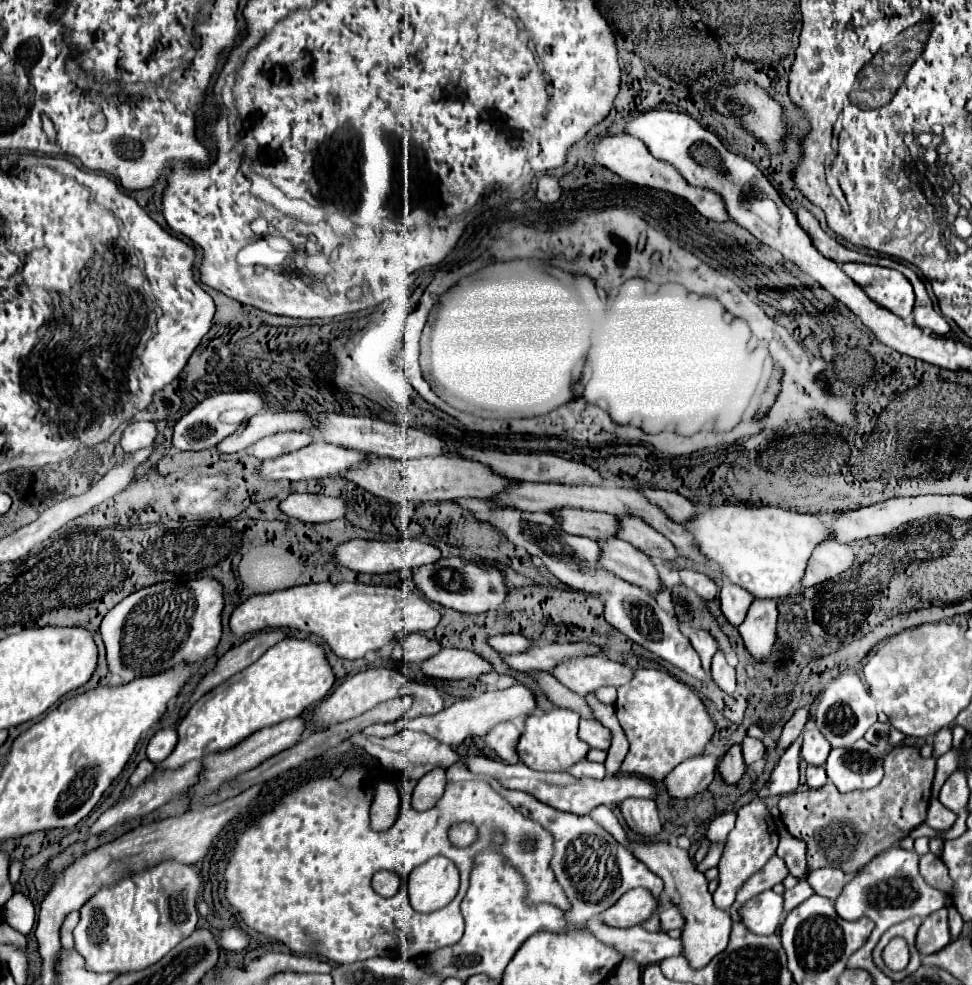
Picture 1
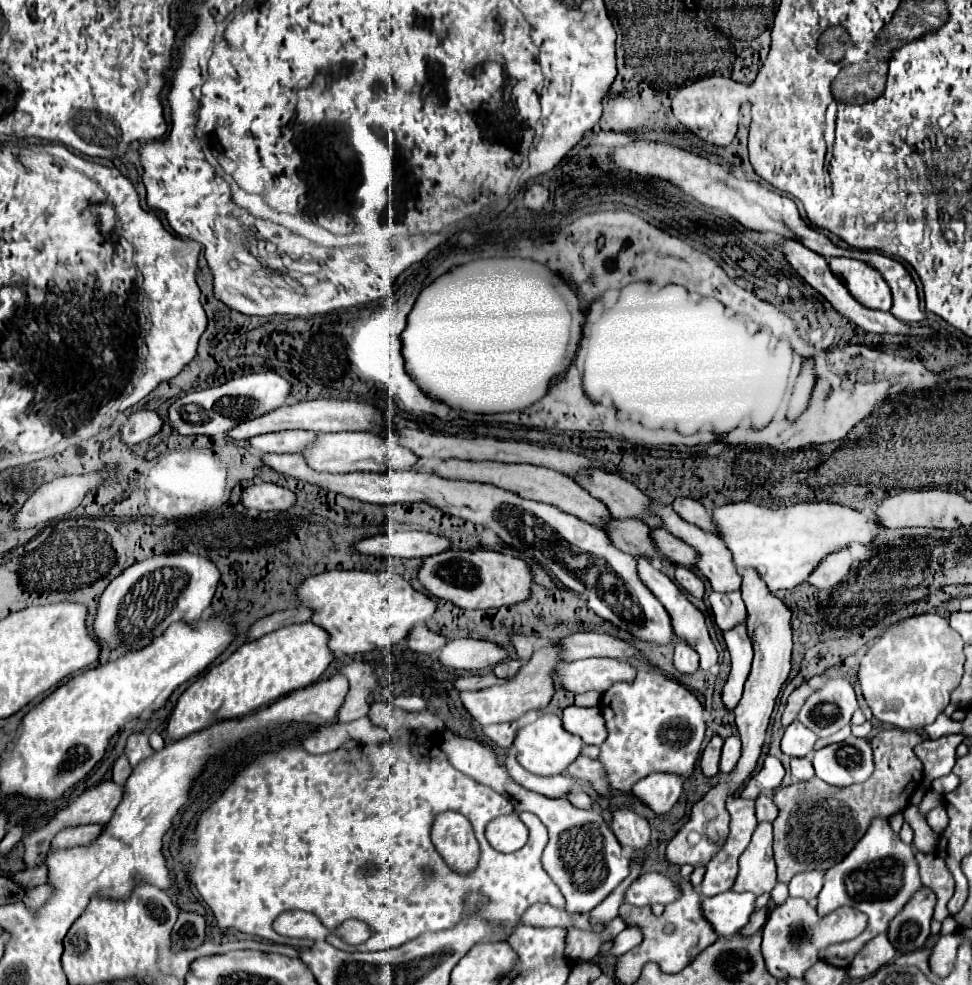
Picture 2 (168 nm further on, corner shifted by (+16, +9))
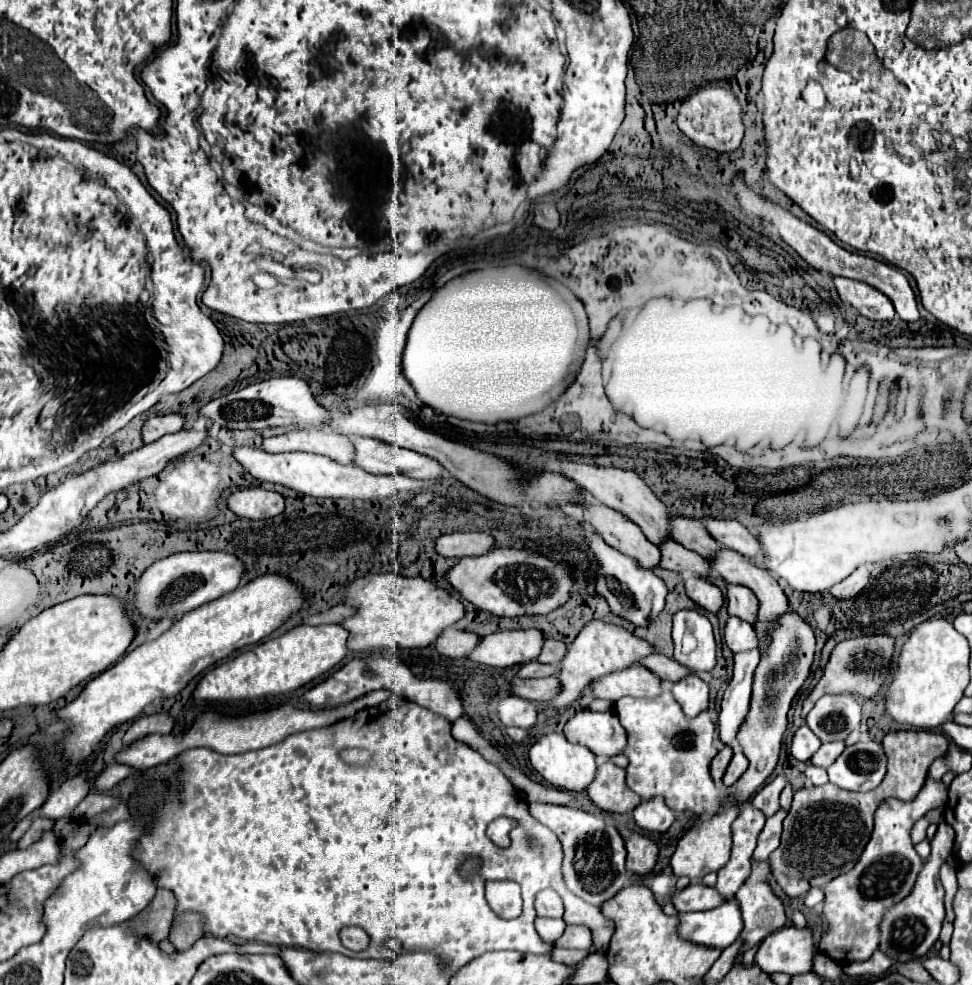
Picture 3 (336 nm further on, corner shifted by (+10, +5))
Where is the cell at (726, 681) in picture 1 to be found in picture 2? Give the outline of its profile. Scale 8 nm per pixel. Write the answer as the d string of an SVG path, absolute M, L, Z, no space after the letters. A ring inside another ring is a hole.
M638 558L638 574L640 574L640 580L652 590L652 594L662 602L662 606L670 614L670 622L672 622L672 630L674 630L676 638L682 638L684 642L690 642L690 646L698 652L700 668L702 670L710 670L712 666L716 666L718 652L716 652L716 648L714 648L714 644L710 640L710 634L708 634L708 628L706 628L706 622L704 622L704 614L694 604L690 604L690 600L680 592L680 588L666 574L662 574L656 568L652 568L650 560Z

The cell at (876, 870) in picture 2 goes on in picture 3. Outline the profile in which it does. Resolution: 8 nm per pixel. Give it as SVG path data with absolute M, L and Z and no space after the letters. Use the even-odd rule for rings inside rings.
M928 778L912 802L892 798L878 806L872 838L866 844L854 870L834 878L834 882L826 884L824 888L826 900L822 906L822 918L826 922L826 930L818 942L818 948L836 964L844 966L850 962L864 962L878 948L884 912L912 892L914 882L922 870L922 858L914 850L910 828L928 810L944 806L946 800L948 788L942 782L934 782L932 778Z

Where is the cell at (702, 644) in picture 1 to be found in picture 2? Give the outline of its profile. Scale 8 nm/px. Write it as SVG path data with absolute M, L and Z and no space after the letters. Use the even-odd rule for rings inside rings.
M682 640L676 642L674 666L682 674L694 674L698 670L698 654L686 642L682 642Z

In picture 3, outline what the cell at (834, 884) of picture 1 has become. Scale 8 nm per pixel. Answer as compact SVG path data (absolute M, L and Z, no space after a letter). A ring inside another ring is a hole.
M810 888L810 890L806 892L806 896L804 896L804 904L806 904L808 908L820 906L822 900L824 900L824 890L822 890L822 888Z

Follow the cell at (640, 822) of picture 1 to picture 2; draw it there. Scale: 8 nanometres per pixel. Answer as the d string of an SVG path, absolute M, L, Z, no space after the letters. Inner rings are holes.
M632 810L614 812L612 832L616 834L620 846L628 846L632 850L644 850L650 844L650 826L648 822L634 814Z

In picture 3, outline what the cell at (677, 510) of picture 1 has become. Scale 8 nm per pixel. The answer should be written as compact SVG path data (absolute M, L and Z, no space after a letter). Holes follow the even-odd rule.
M700 518L710 536L728 550L736 550L742 556L754 560L760 556L760 546L754 534L742 526L738 520L716 520L716 518Z

